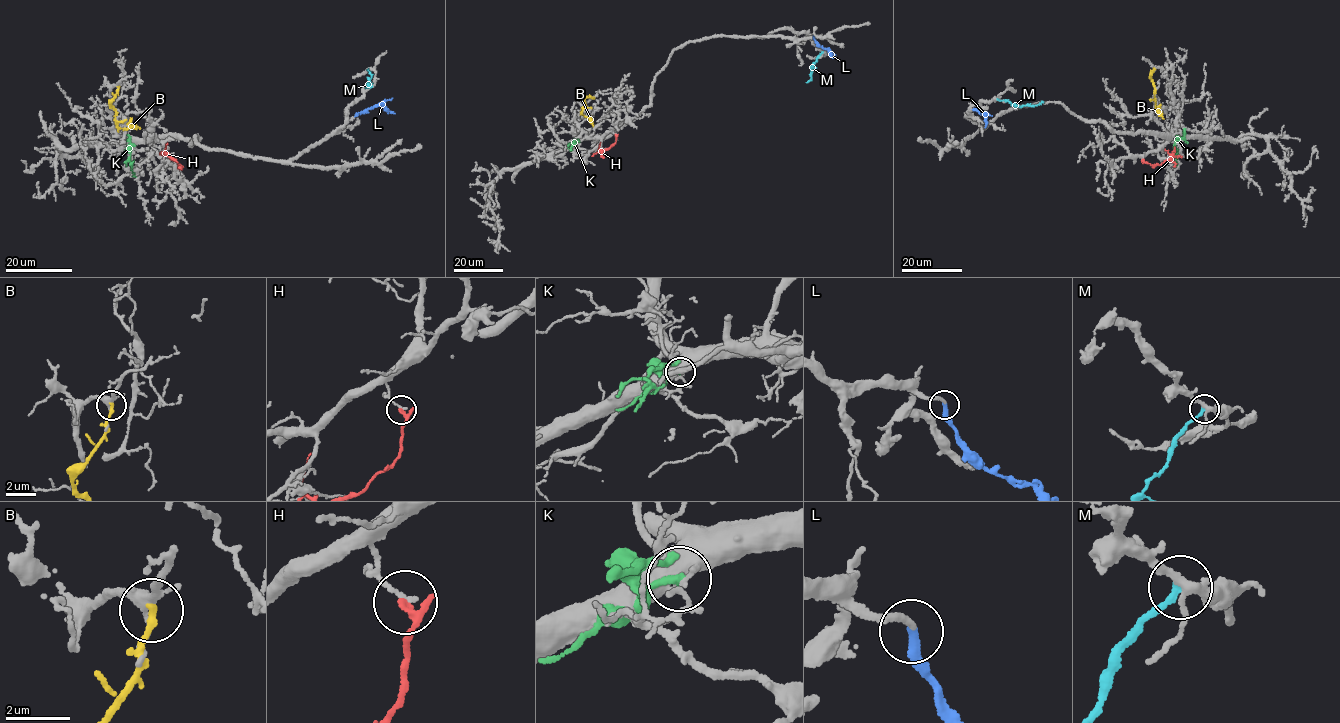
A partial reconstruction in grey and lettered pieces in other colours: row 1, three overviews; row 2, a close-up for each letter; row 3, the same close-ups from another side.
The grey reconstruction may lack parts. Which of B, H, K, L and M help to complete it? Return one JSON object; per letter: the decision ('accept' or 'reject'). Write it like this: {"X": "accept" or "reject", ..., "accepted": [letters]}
{"B": "reject", "H": "reject", "K": "reject", "L": "accept", "M": "reject", "accepted": ["L"]}

